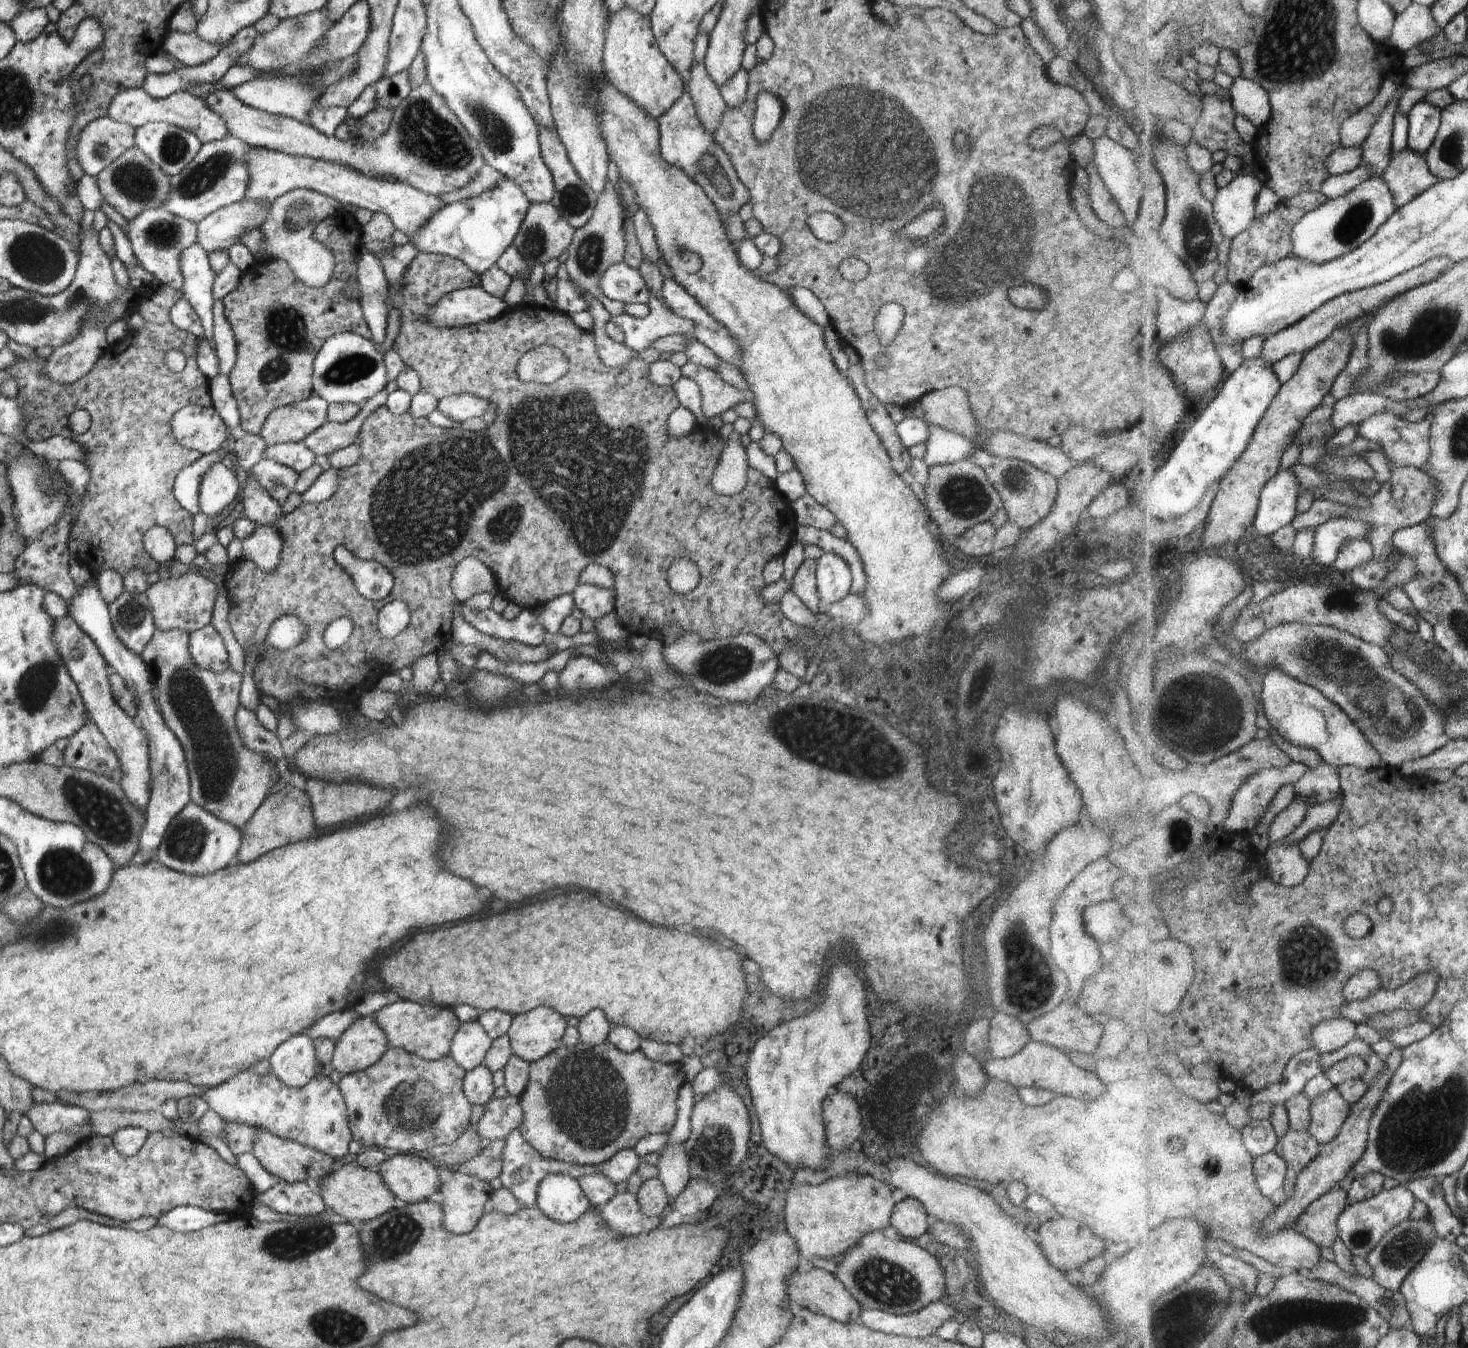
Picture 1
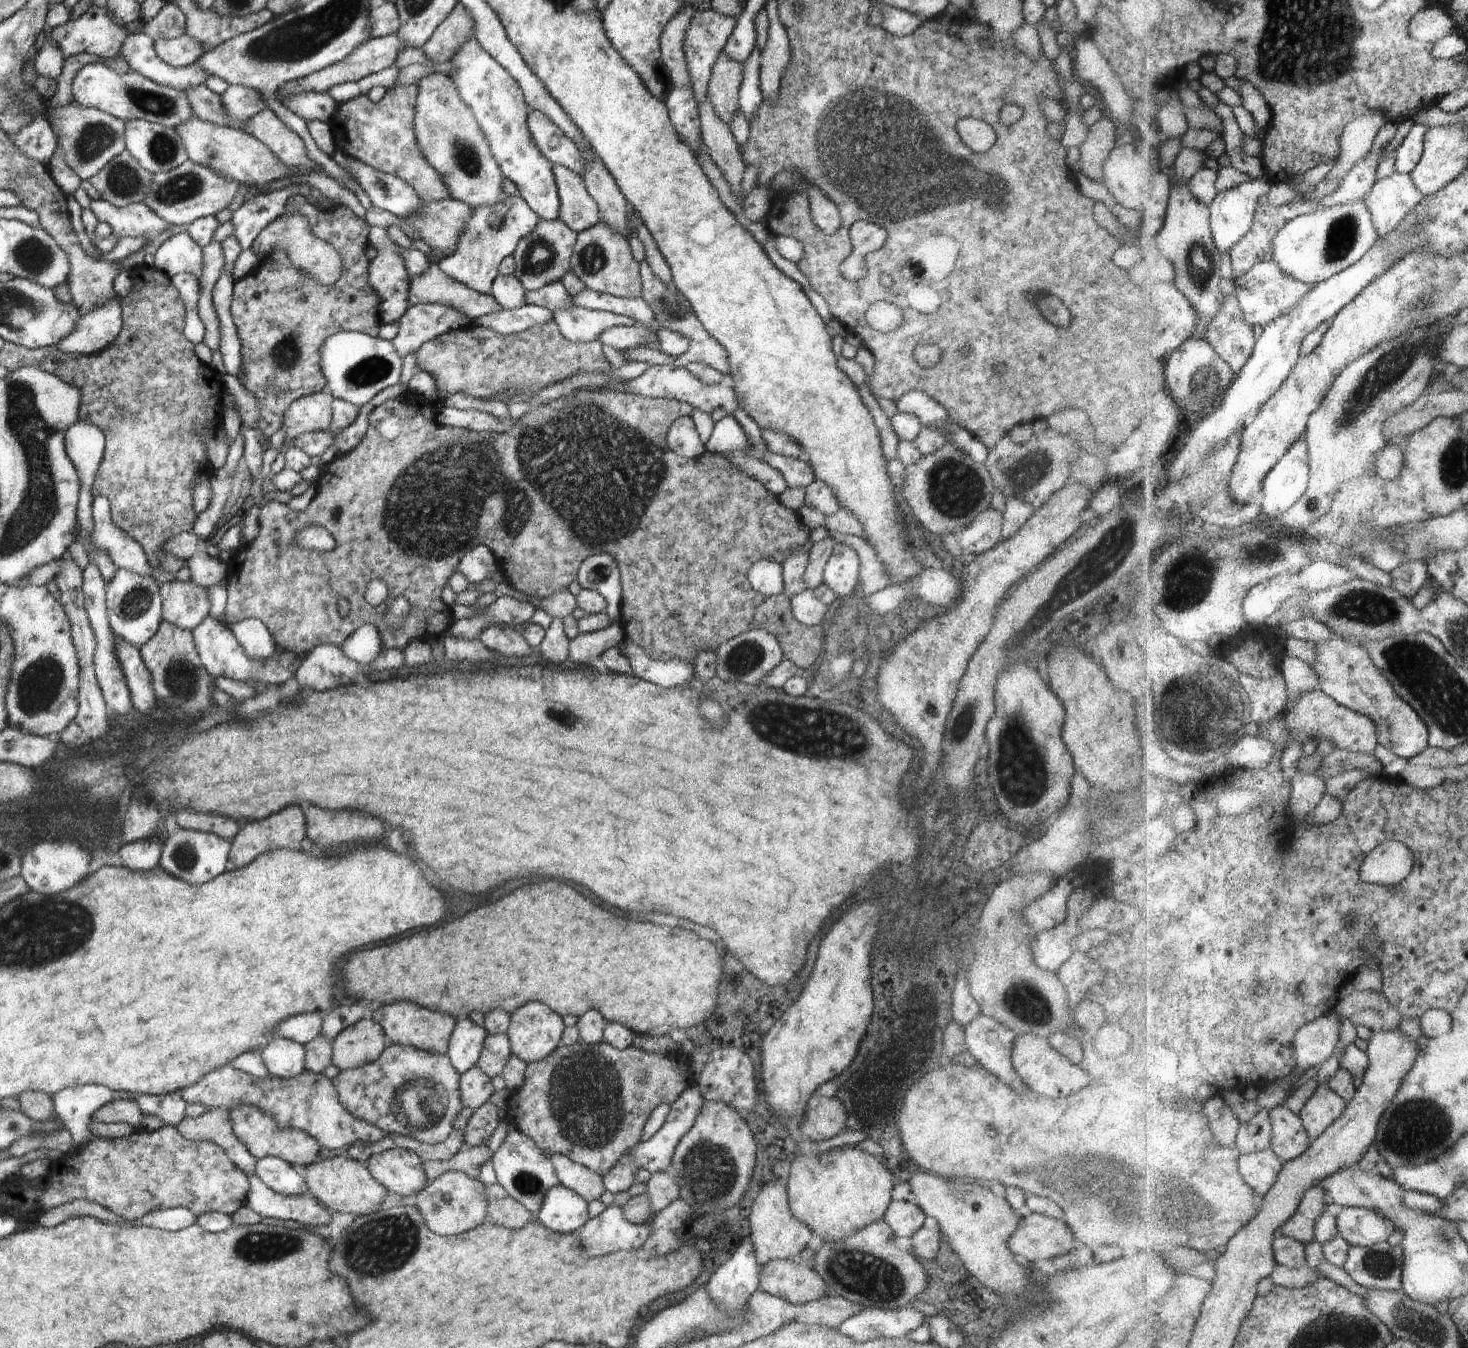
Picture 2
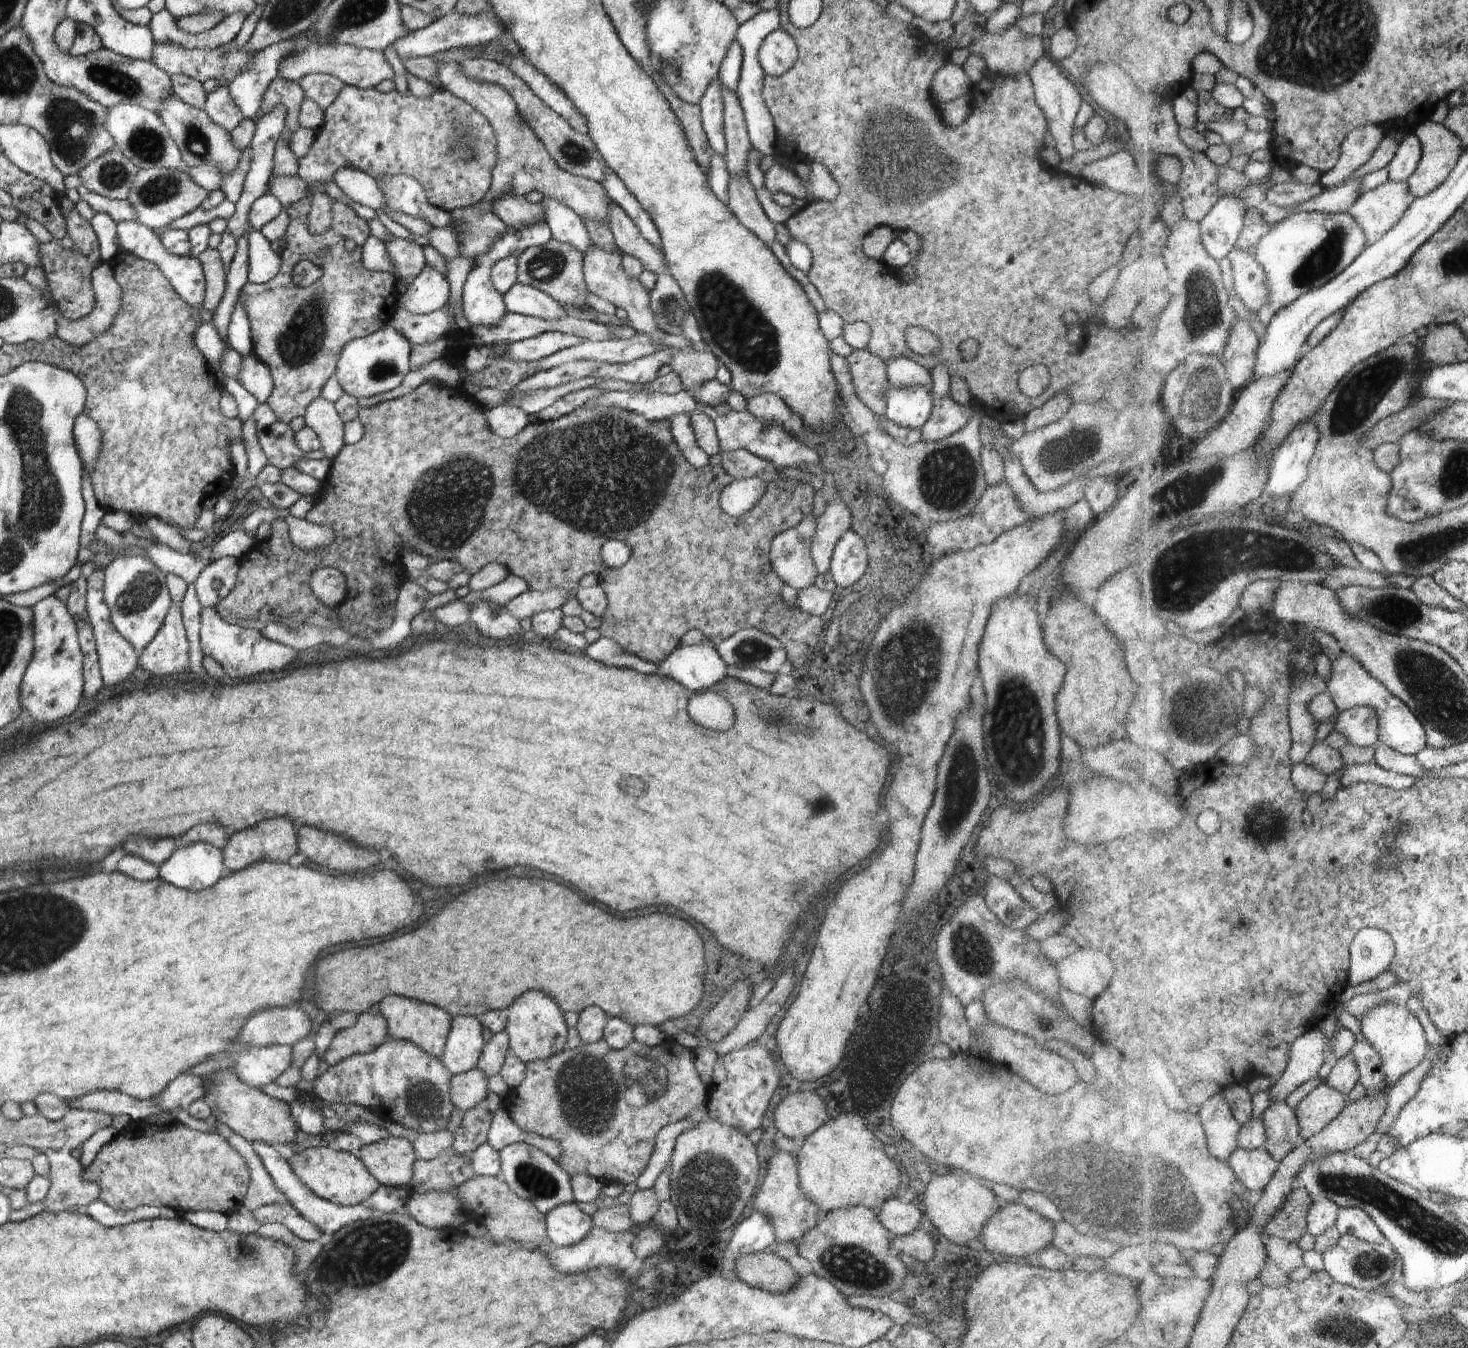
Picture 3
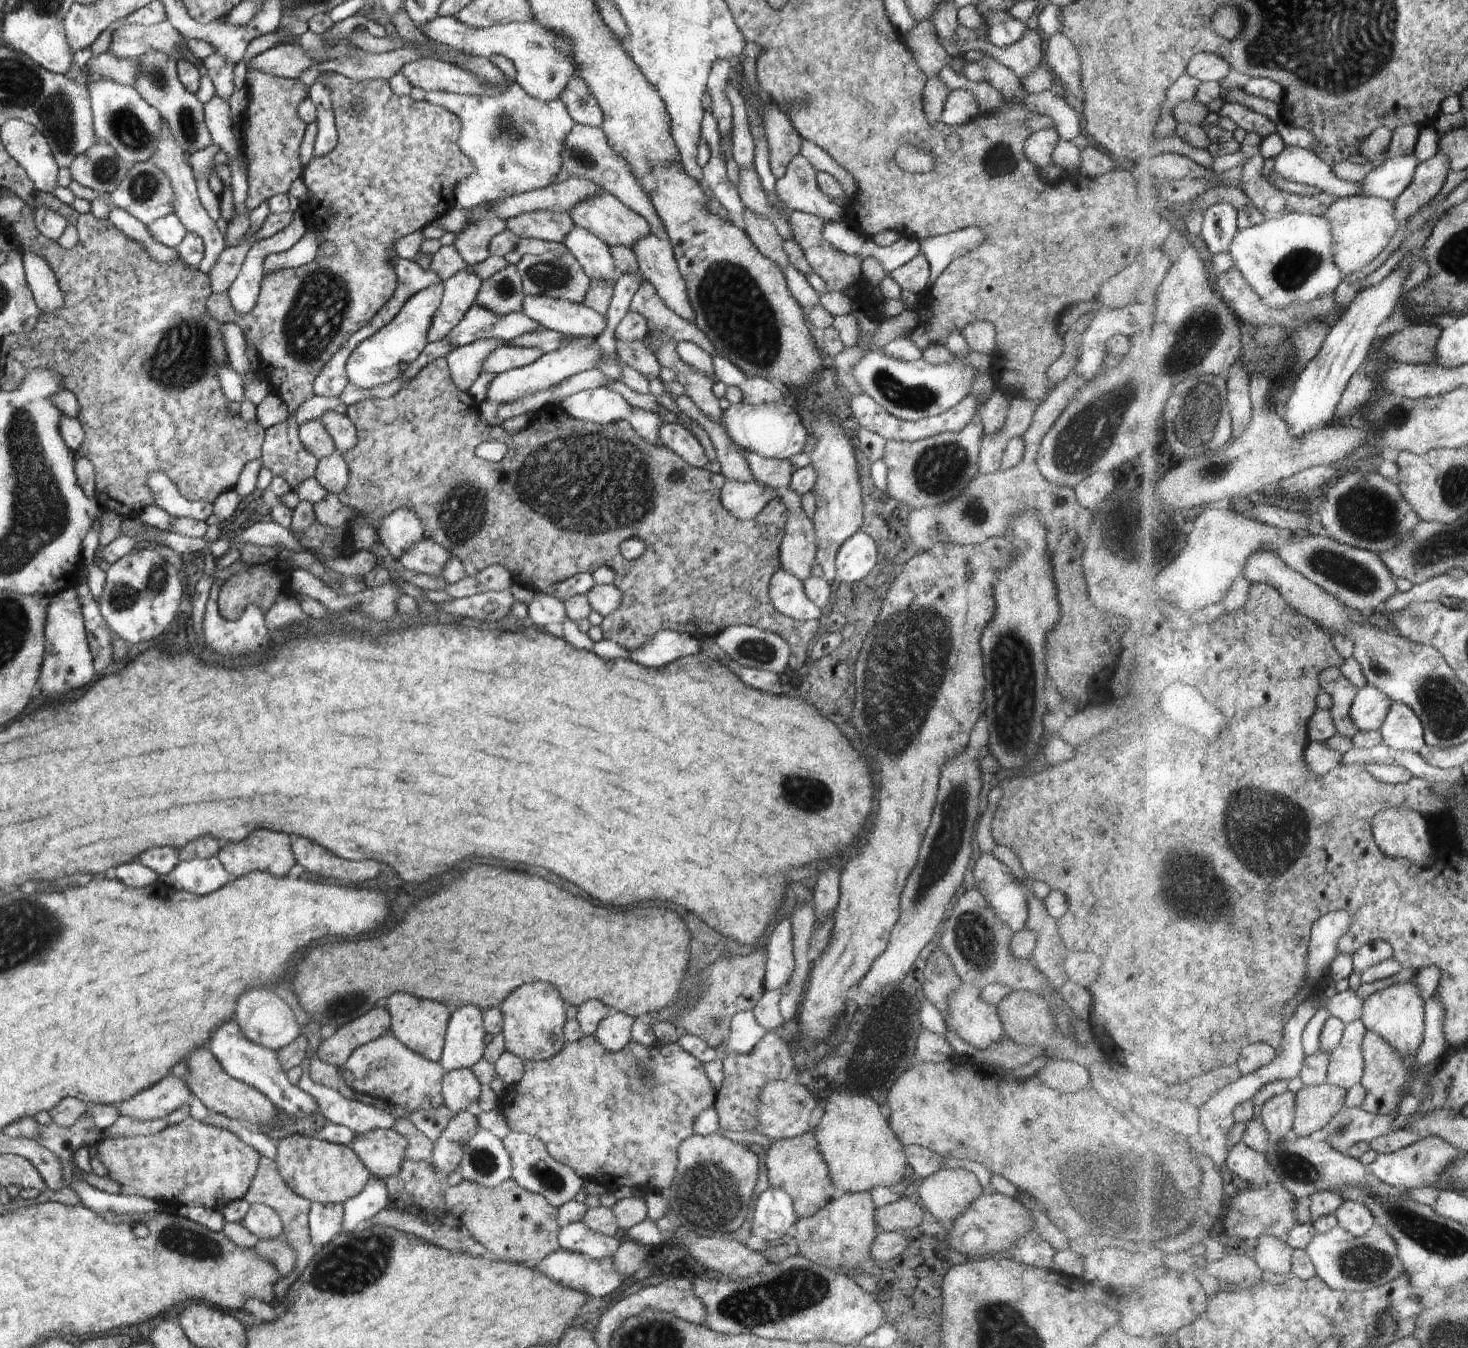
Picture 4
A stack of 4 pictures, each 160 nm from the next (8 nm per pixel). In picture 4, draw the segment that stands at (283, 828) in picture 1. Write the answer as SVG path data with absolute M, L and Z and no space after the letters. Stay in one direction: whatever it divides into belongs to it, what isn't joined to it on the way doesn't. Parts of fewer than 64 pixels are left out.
M256 830L240 842L223 844L217 857L224 868L237 877L252 871L264 871L274 876L286 876L288 870L296 863L292 848L290 848L290 838L284 832L272 832L272 830Z

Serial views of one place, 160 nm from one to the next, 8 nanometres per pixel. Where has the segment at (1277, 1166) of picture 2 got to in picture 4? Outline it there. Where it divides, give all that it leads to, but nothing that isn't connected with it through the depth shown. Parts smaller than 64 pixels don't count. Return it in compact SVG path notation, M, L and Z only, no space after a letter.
M1240 1141L1231 1150L1227 1168L1254 1187L1262 1187L1266 1184L1266 1175L1273 1167L1267 1153L1254 1150L1244 1141Z

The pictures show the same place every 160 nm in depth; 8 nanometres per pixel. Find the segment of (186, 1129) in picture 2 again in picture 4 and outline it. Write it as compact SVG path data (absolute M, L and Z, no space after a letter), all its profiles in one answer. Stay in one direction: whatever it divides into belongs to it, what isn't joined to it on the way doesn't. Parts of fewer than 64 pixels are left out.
M260 1157L256 1174L251 1180L250 1188L246 1191L243 1199L251 1205L258 1203L269 1206L274 1212L279 1214L284 1224L282 1233L271 1239L260 1239L254 1248L256 1253L262 1258L269 1260L277 1268L280 1278L274 1285L275 1300L282 1304L286 1300L290 1287L297 1282L297 1278L318 1251L309 1235L308 1215L311 1202L292 1192L287 1187L284 1179L281 1178L277 1164L266 1157Z

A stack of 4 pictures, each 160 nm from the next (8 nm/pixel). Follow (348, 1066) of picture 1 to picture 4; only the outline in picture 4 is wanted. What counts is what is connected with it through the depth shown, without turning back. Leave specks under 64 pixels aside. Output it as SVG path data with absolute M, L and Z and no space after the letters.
M372 1008L342 1025L330 1038L322 1040L313 1056L340 1068L358 1047L390 1034L390 1025L391 1018L387 1010Z

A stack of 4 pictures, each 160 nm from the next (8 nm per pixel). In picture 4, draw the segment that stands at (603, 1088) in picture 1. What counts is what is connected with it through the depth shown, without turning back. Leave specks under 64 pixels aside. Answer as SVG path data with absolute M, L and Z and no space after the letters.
M585 1035L578 1042L566 1042L559 1053L552 1058L543 1061L526 1061L522 1080L518 1084L508 1086L505 1090L499 1092L500 1099L498 1109L506 1117L508 1126L512 1131L518 1131L537 1139L540 1139L547 1148L548 1154L560 1164L569 1166L574 1172L577 1172L584 1180L589 1179L601 1184L608 1193L613 1193L623 1186L630 1186L633 1190L638 1190L641 1186L650 1186L656 1191L666 1192L674 1180L676 1169L678 1168L677 1150L679 1144L688 1136L694 1134L694 1119L707 1108L713 1106L715 1101L715 1091L710 1079L706 1076L703 1064L694 1058L692 1054L685 1051L680 1042L644 1046L631 1040L623 1049L616 1052L610 1052L604 1048L596 1037Z

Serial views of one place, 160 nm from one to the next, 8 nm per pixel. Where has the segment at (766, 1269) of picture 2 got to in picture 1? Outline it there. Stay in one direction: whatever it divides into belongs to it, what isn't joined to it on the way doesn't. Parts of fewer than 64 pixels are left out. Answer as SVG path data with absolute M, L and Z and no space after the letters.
M814 1267L810 1272L804 1274L796 1270L789 1276L788 1284L789 1297L793 1306L798 1310L808 1309L813 1313L830 1317L839 1323L858 1322L861 1313L859 1302L830 1271Z

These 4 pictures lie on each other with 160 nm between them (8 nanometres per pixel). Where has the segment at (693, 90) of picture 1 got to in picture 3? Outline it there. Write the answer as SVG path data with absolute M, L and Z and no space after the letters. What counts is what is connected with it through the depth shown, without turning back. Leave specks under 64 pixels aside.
M730 175L728 195L728 208L744 228L752 232L765 245L776 240L781 229L770 222L762 210L748 176L734 178Z

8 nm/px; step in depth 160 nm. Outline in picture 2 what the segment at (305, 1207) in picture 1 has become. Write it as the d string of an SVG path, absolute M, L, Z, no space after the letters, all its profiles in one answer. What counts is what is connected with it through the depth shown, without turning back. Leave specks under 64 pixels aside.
M246 1174L249 1180L246 1206L262 1218L300 1222L311 1229L328 1225L332 1214L310 1192L301 1195L284 1195L270 1190L255 1174Z

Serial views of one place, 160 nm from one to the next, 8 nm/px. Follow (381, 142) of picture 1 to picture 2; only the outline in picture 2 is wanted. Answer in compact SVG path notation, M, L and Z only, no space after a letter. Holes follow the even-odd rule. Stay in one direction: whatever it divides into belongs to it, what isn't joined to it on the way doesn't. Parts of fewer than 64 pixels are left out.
M432 73L421 79L417 87L418 96L413 120L416 144L428 164L441 176L449 196L473 208L506 201L508 197L505 196L501 185L505 176L492 156L488 139L480 130L472 109L460 98L452 79L445 74ZM205 84L189 87L184 92L194 116L200 120L246 132L248 120L235 124L223 107L221 95L212 92Z

